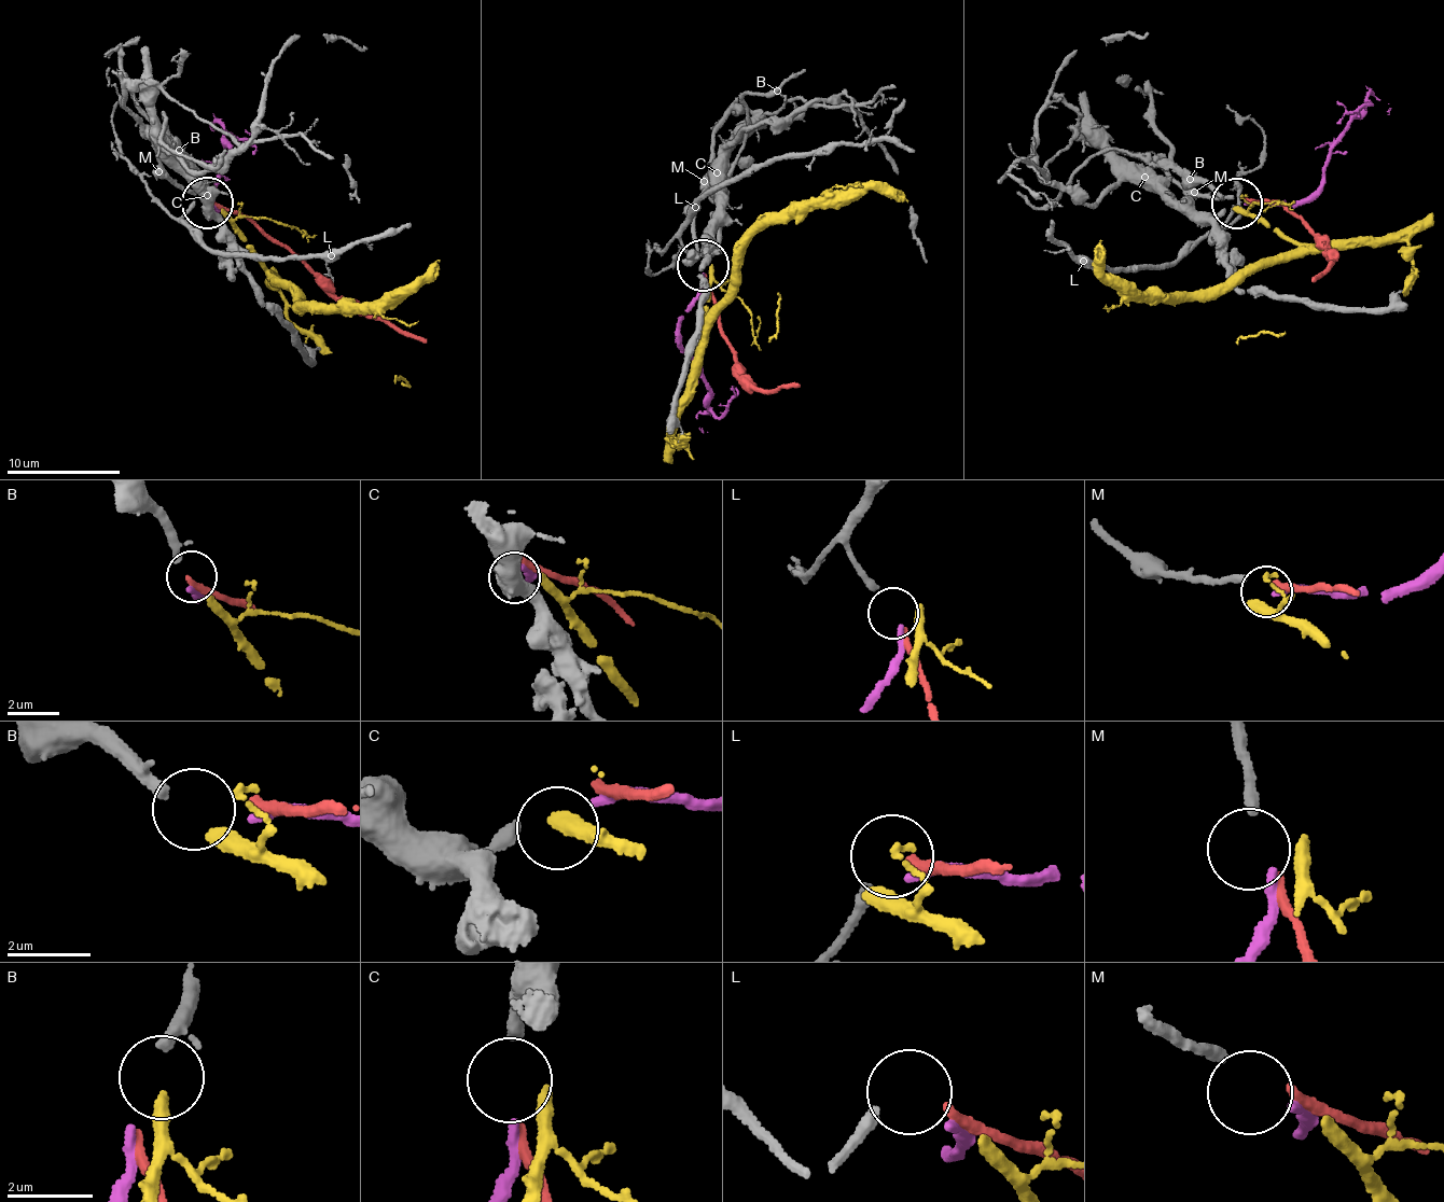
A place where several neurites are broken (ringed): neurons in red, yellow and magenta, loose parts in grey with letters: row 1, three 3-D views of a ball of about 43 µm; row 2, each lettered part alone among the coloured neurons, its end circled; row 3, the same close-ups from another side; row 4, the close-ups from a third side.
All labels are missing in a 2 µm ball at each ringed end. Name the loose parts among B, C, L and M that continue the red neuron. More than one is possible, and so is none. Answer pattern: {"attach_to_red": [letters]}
{"attach_to_red": []}

